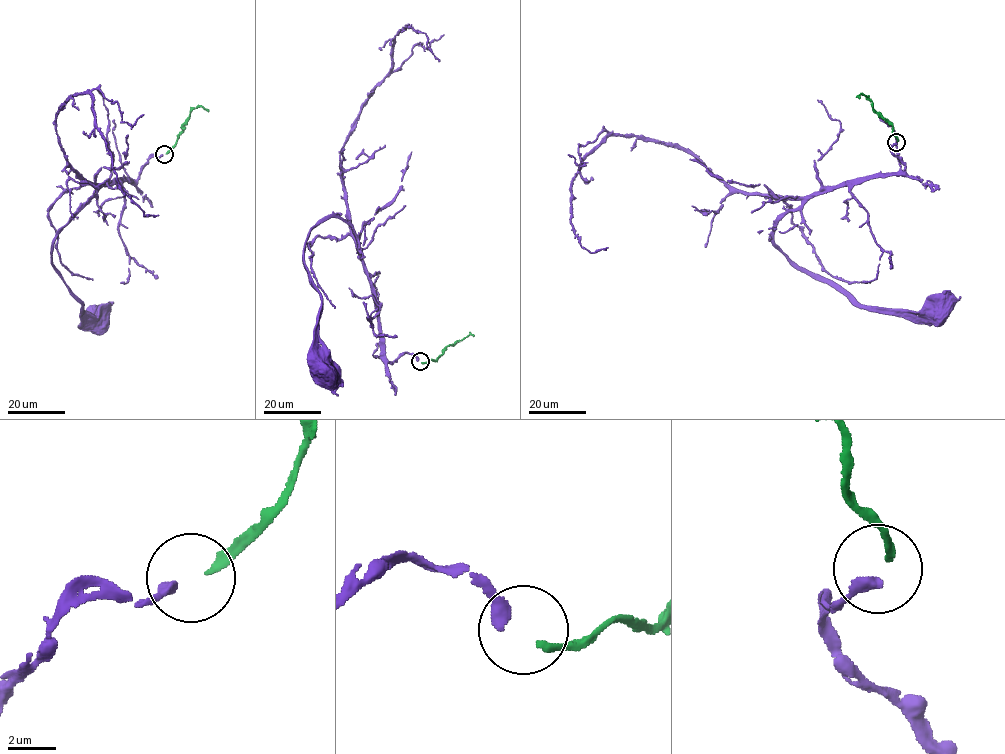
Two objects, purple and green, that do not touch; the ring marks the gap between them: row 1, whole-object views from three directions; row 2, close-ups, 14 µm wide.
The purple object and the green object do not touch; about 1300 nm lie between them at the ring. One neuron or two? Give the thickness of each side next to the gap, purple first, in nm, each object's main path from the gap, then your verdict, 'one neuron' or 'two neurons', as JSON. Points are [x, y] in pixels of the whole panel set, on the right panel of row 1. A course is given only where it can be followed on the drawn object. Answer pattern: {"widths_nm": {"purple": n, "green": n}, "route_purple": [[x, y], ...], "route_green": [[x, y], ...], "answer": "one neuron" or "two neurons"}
{"widths_nm": {"purple": 550, "green": 300}, "route_purple": [[895, 143], [903, 172], [813, 195], [780, 219], [773, 241], [859, 303], [924, 318], [940, 312]], "route_green": [[897, 141], [893, 127], [873, 108], [872, 102], [860, 94], [859, 98]], "answer": "one neuron"}

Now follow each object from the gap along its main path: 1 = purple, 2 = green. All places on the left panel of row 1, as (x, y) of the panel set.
1: (163, 154), (149, 158), (134, 181), (98, 188), (53, 242), (55, 267), (82, 302), (85, 319), (96, 320)
2: (166, 153), (173, 146), (192, 109), (202, 106), (209, 111)

